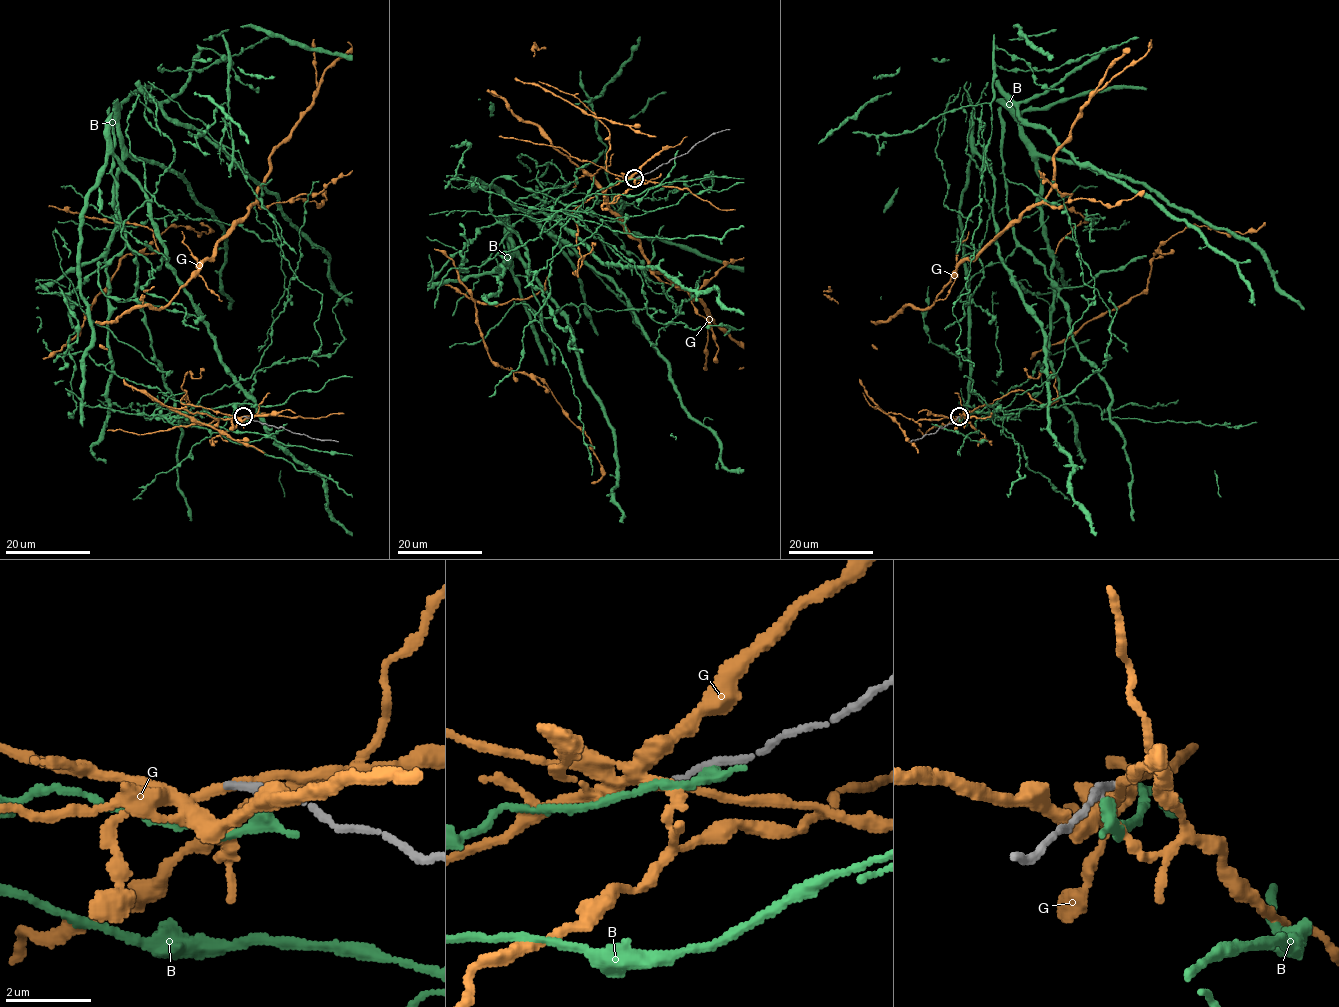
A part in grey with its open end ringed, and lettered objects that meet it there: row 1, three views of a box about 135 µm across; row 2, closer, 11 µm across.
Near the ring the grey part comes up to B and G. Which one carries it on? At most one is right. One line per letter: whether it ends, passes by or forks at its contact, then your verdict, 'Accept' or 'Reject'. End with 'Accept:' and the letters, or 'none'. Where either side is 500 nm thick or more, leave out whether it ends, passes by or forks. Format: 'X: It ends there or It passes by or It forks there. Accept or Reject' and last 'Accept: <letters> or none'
B: It ends there. Reject
G: It passes by. Reject
Accept: none

